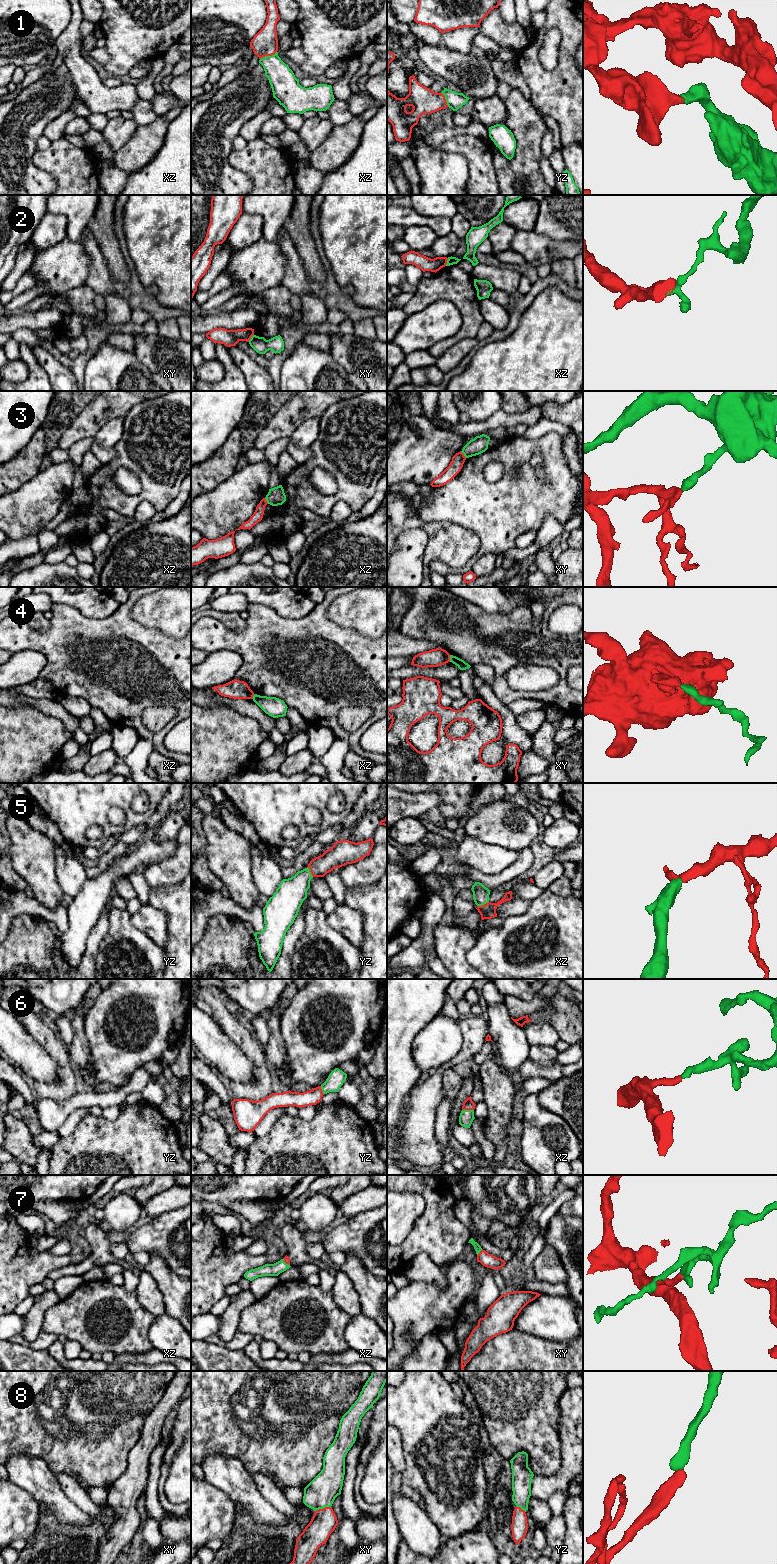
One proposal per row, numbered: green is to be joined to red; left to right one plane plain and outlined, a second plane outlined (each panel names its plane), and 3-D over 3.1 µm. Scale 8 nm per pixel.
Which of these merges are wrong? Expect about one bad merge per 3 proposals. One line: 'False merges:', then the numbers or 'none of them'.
False merges: 2, 3, 4

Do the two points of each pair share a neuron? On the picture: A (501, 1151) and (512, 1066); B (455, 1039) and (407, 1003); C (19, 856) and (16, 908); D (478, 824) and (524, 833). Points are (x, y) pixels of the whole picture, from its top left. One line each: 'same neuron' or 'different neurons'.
A: different neurons
B: different neurons
C: different neurons
D: same neuron

